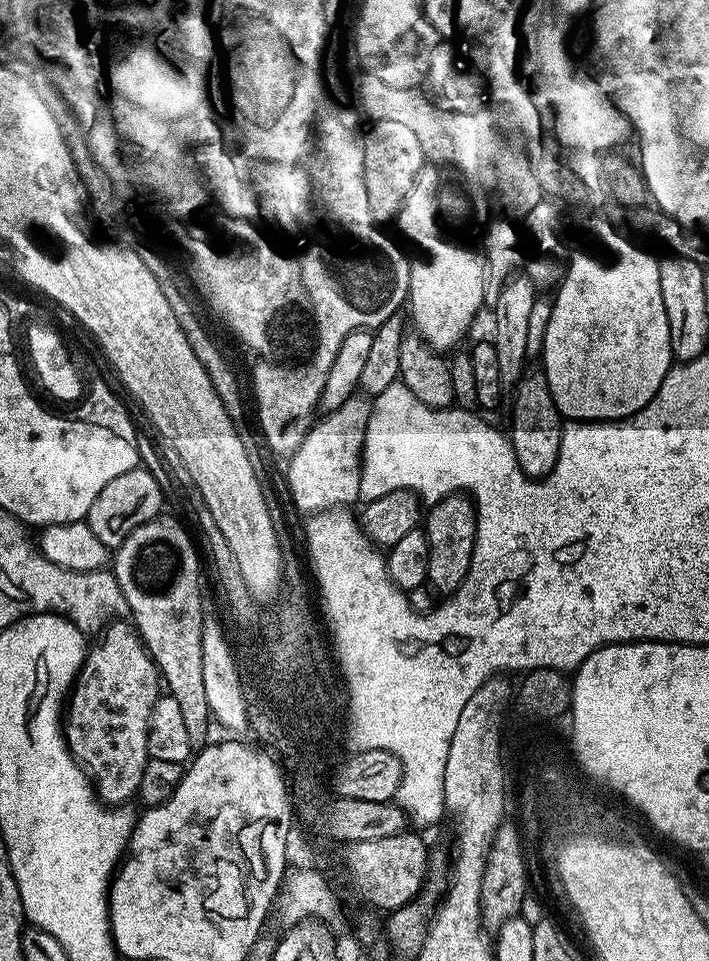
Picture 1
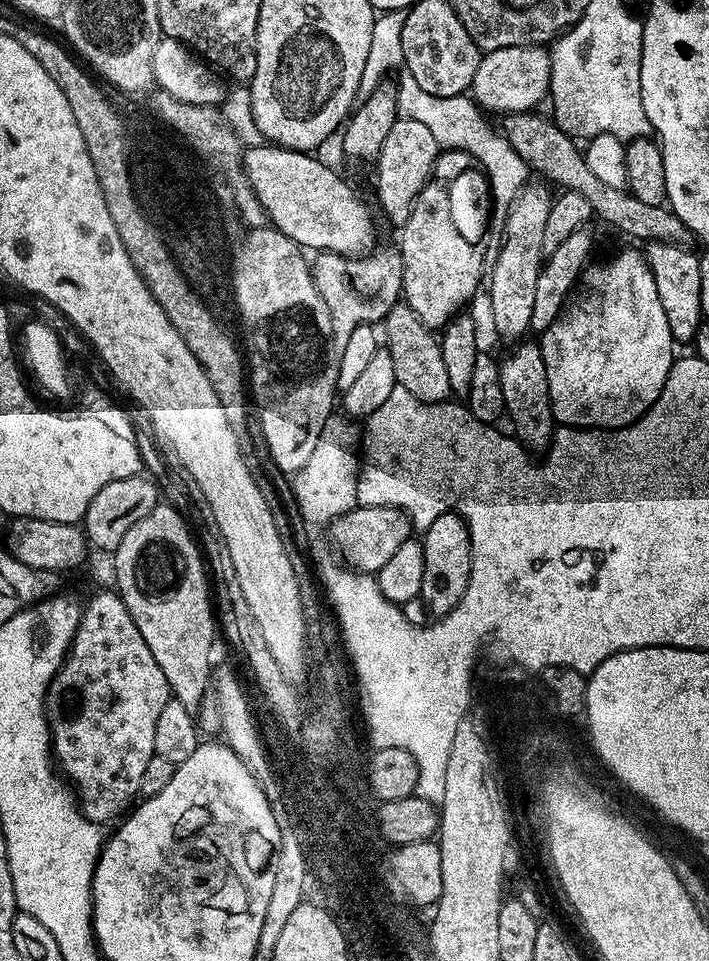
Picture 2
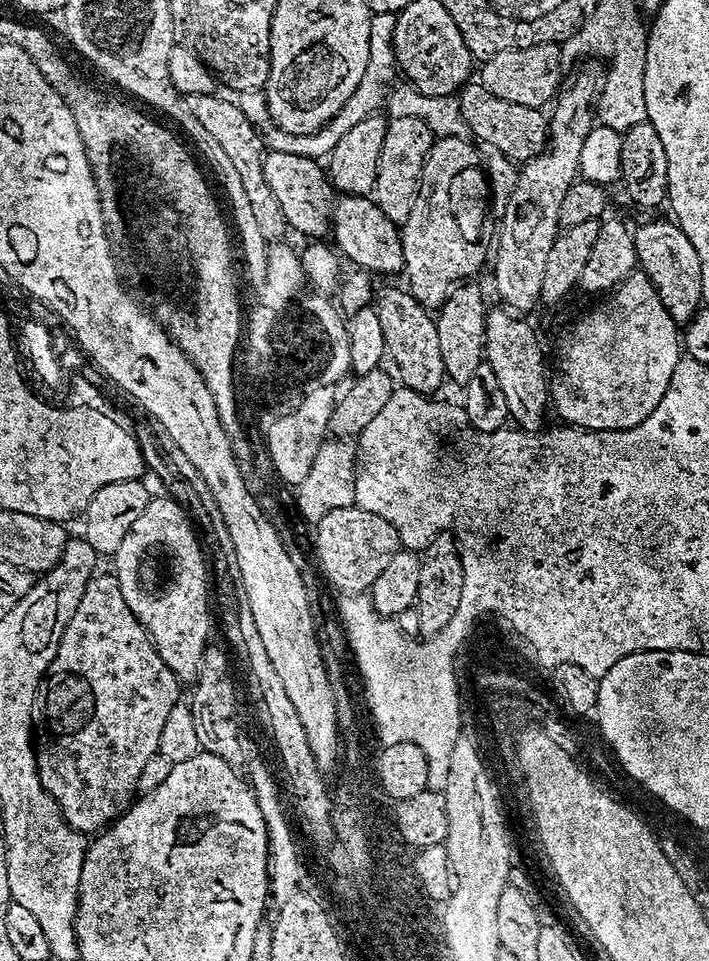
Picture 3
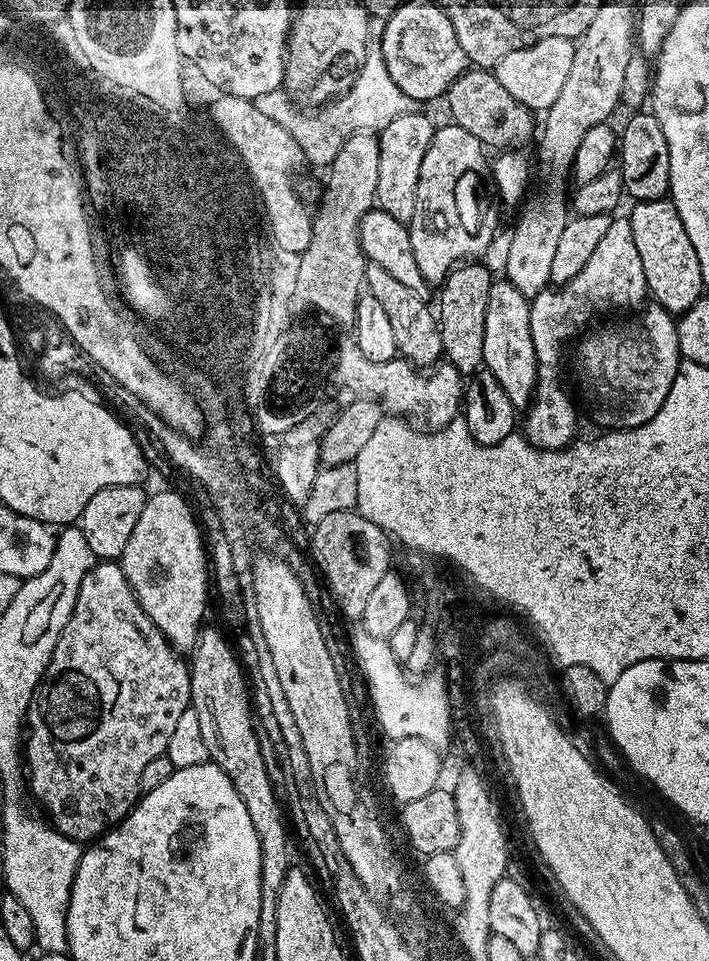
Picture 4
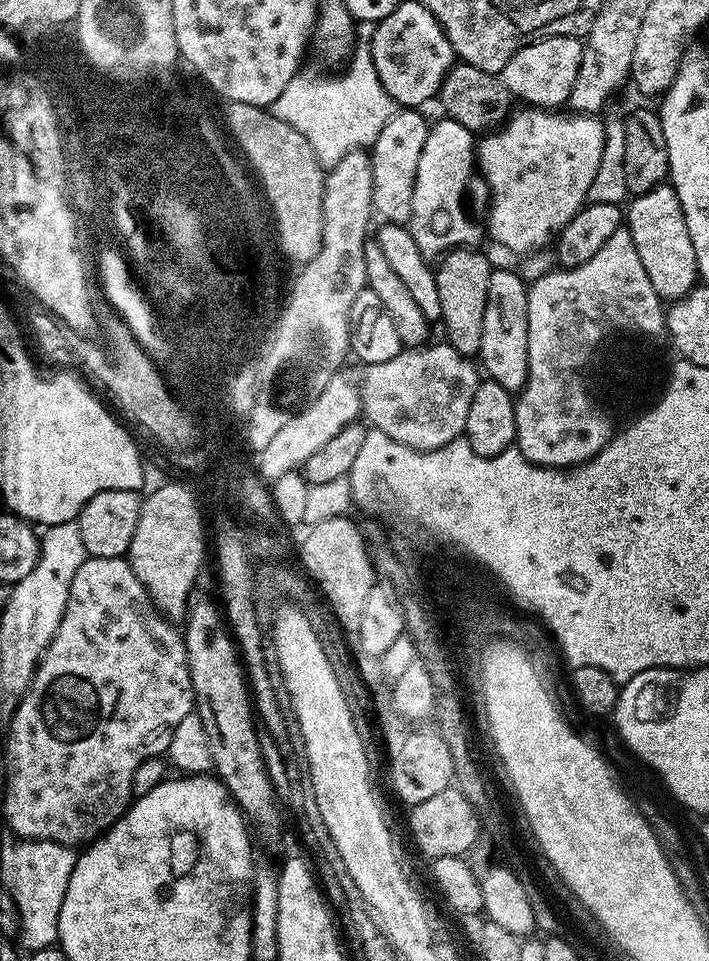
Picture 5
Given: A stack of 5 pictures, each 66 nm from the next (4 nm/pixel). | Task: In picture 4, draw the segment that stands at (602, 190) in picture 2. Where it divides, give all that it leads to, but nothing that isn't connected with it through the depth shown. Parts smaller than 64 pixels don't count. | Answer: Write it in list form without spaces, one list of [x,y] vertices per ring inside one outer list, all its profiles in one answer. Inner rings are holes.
[[[469,67],[448,87],[446,101],[451,123],[462,126],[469,134],[474,134],[485,149],[516,150],[538,132],[538,120],[532,109],[522,106],[518,98],[506,94],[502,82],[498,82],[495,71],[486,68]]]

